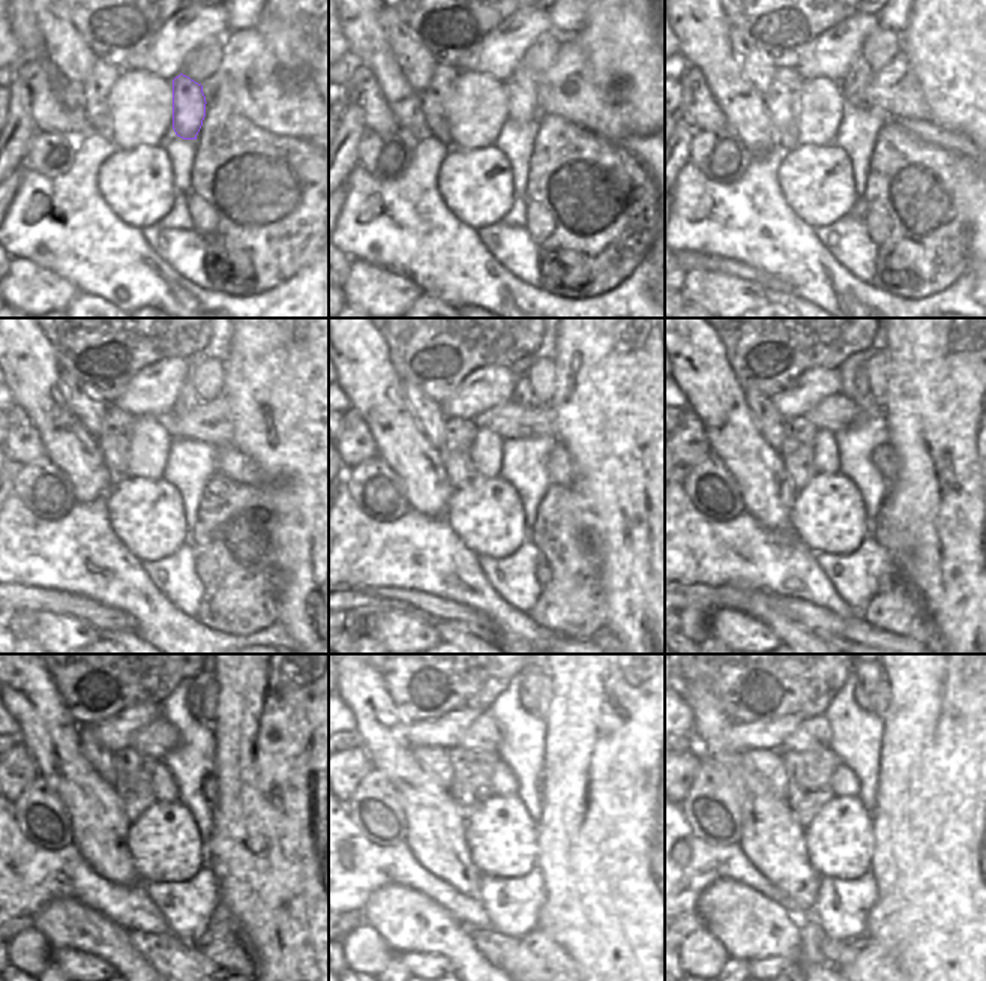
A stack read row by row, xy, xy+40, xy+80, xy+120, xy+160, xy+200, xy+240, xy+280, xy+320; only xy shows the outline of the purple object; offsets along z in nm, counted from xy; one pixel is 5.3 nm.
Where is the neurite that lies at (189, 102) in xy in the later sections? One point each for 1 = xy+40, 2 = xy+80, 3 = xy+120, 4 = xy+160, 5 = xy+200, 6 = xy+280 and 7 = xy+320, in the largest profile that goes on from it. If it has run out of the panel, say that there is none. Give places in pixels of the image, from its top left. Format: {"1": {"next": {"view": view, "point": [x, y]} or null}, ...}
{"1": {"next": {"view": "xy+40", "point": [521, 87]}}, "2": {"next": {"view": "xy+80", "point": [859, 75]}}, "3": {"next": {"view": "xy+120", "point": [186, 401]}}, "4": {"next": {"view": "xy+160", "point": [523, 395]}}, "5": {"next": {"view": "xy+200", "point": [863, 398]}}, "6": {"next": {"view": "xy+280", "point": [530, 684]}}, "7": {"next": {"view": "xy+320", "point": [866, 684]}}}

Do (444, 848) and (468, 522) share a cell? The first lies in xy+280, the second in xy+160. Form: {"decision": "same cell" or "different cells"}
{"decision": "different cells"}

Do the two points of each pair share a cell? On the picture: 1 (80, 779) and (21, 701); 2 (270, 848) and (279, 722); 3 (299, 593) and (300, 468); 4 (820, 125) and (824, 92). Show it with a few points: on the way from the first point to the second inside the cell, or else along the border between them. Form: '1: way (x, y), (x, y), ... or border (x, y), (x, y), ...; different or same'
1: way (63, 759), (59, 744), (41, 720); same
2: way (281, 816), (281, 753); same
3: way (305, 561), (305, 500); same
4: way (820, 117), (821, 99); same

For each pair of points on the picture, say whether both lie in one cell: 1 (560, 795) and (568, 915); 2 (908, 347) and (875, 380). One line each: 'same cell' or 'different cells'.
1: same cell
2: different cells

